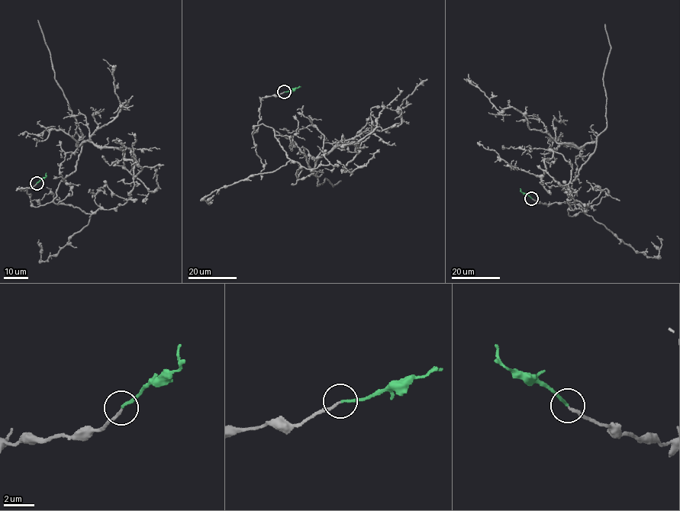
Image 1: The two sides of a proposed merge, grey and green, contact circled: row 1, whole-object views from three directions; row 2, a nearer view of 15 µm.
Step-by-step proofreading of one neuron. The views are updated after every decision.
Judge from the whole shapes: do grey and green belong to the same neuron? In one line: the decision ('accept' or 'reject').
accept

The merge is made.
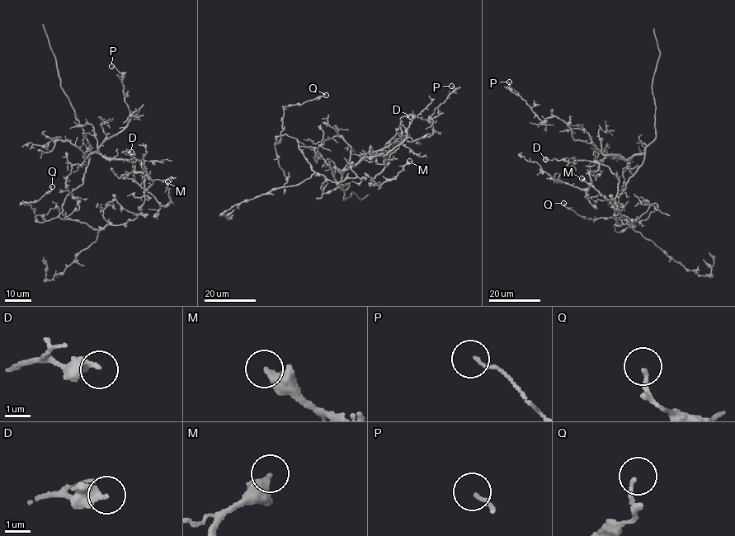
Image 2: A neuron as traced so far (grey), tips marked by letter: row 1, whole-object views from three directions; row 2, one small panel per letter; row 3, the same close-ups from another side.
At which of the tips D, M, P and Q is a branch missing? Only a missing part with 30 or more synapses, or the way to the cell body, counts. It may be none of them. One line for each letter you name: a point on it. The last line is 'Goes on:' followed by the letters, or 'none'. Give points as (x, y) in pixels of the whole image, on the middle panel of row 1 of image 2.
Goes on: none

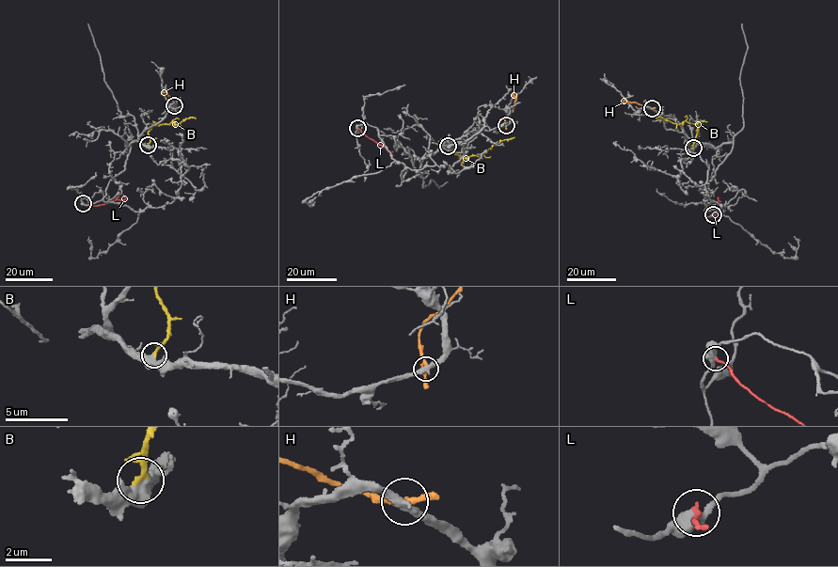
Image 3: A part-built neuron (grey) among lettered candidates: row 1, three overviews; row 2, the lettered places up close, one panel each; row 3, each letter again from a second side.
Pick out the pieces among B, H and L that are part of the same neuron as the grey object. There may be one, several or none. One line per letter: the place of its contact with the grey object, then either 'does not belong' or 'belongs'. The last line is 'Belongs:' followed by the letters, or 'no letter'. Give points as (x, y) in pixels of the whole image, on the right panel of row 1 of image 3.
B: (693, 148) | belongs
H: (652, 108) | does not belong
L: (713, 214) | does not belong
Belongs: B

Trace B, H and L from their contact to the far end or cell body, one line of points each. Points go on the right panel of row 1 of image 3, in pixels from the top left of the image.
B: (693, 148), (699, 124), (685, 121), (674, 124), (656, 118)
H: (652, 108), (624, 100), (624, 102)
L: (714, 214), (718, 198)

